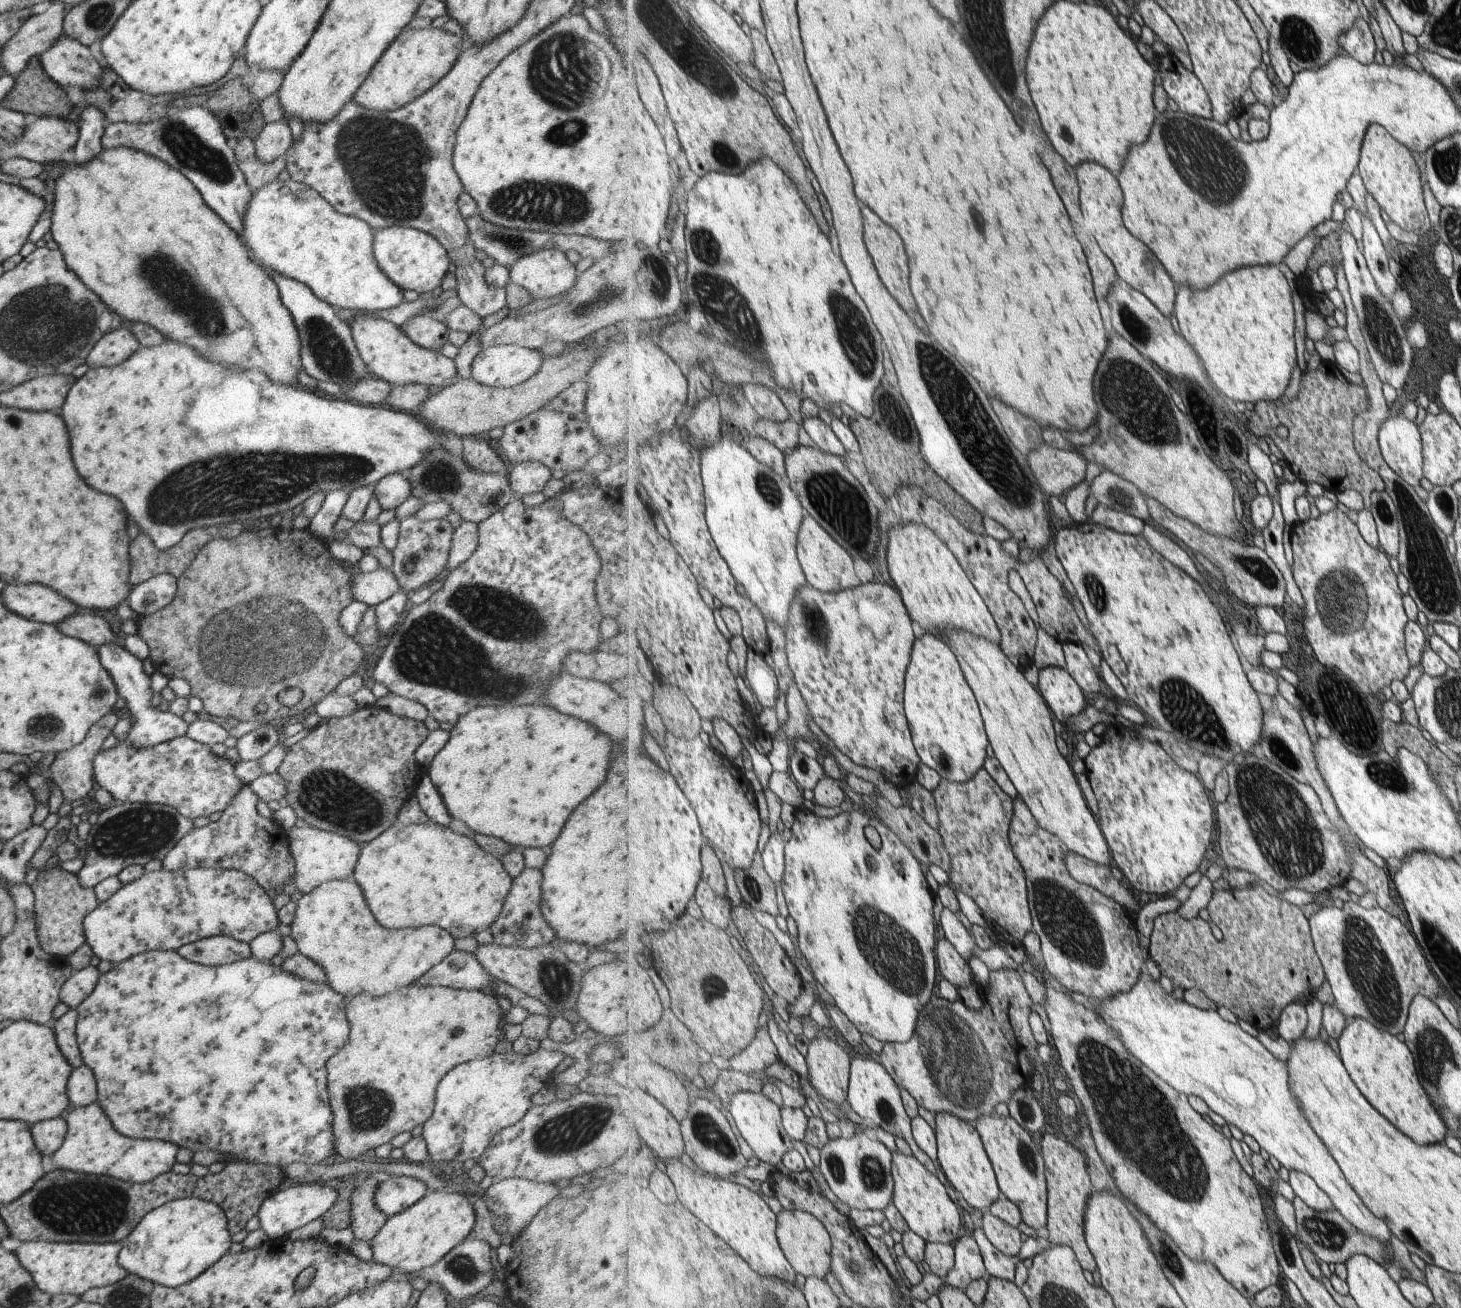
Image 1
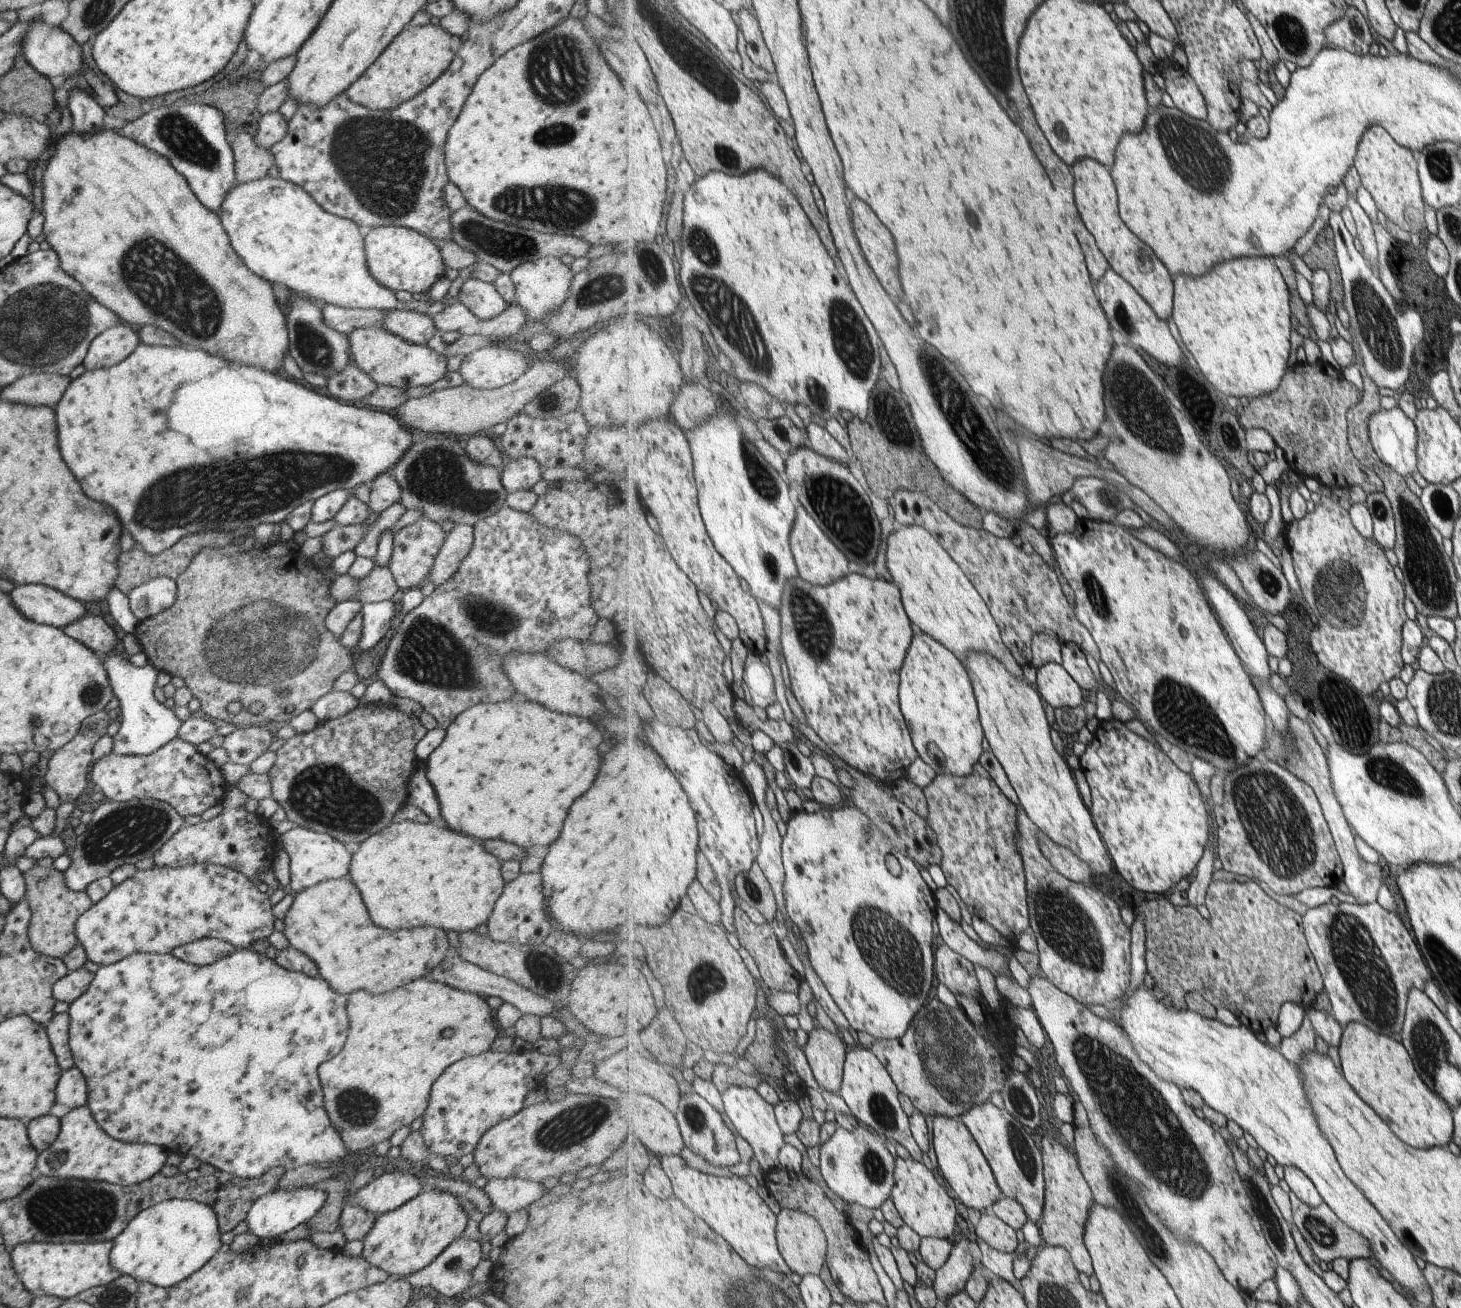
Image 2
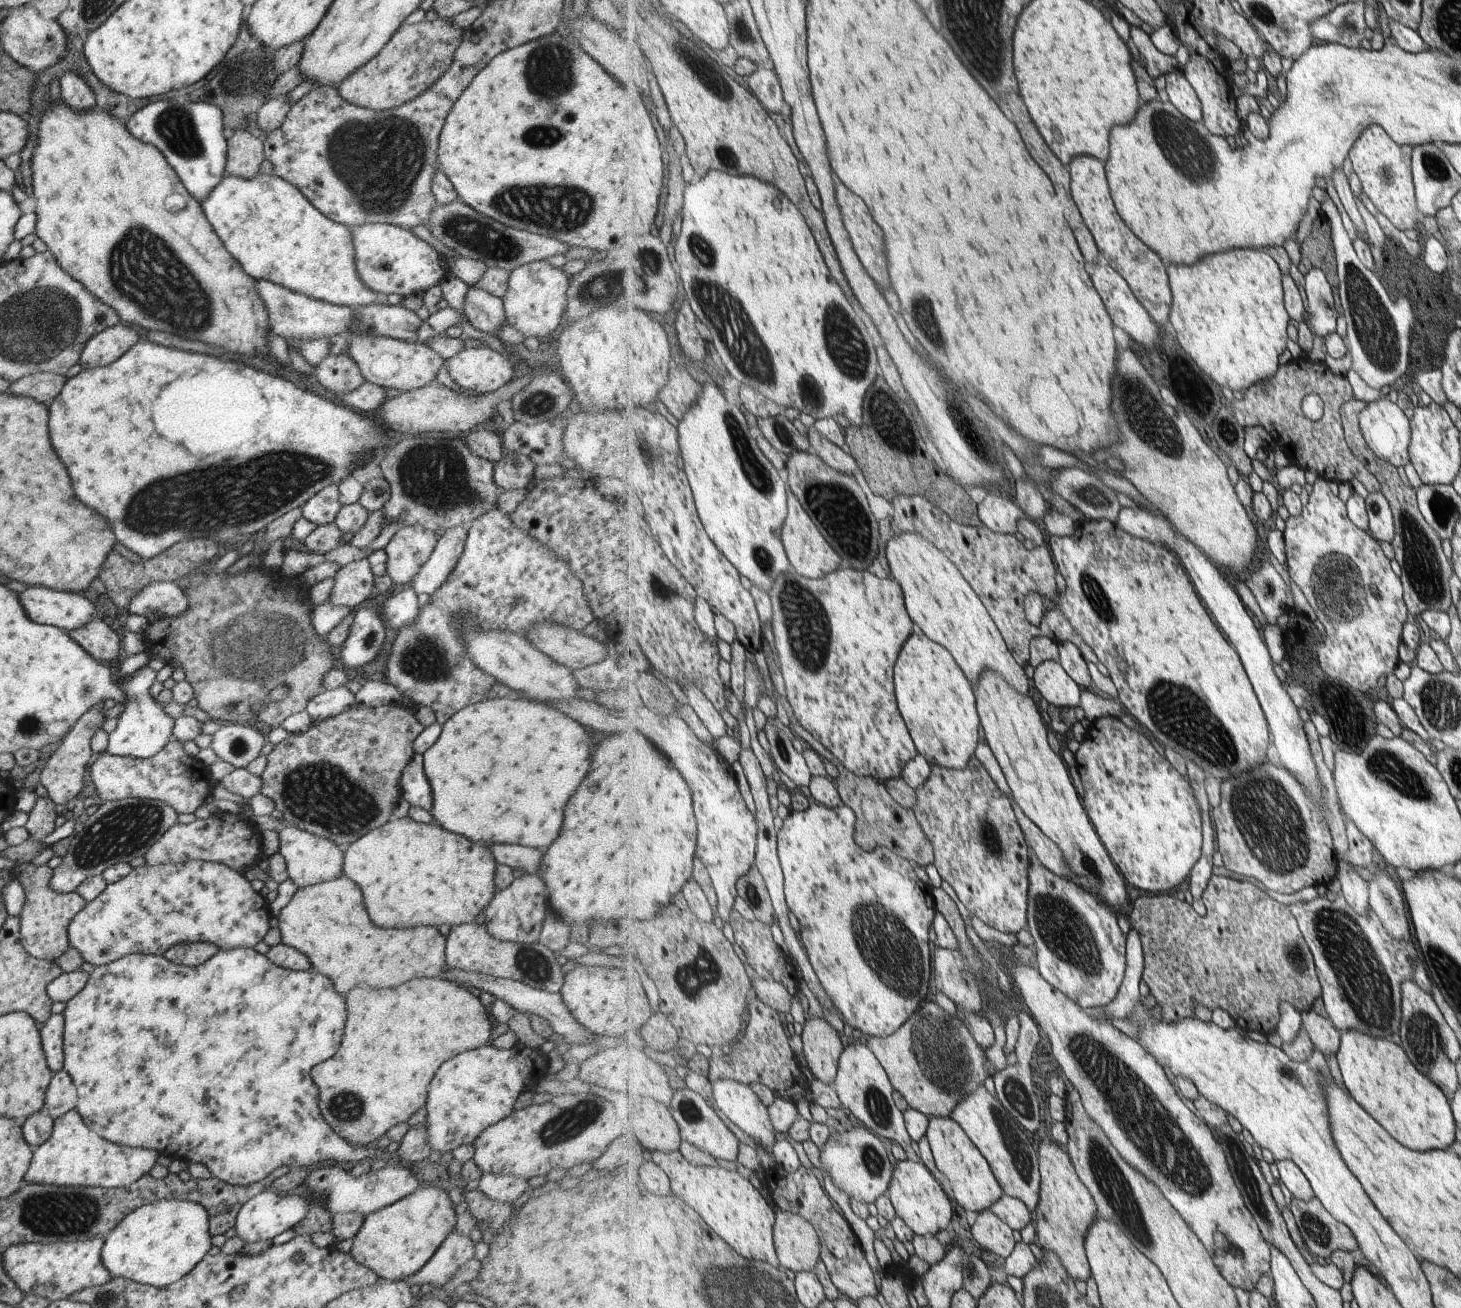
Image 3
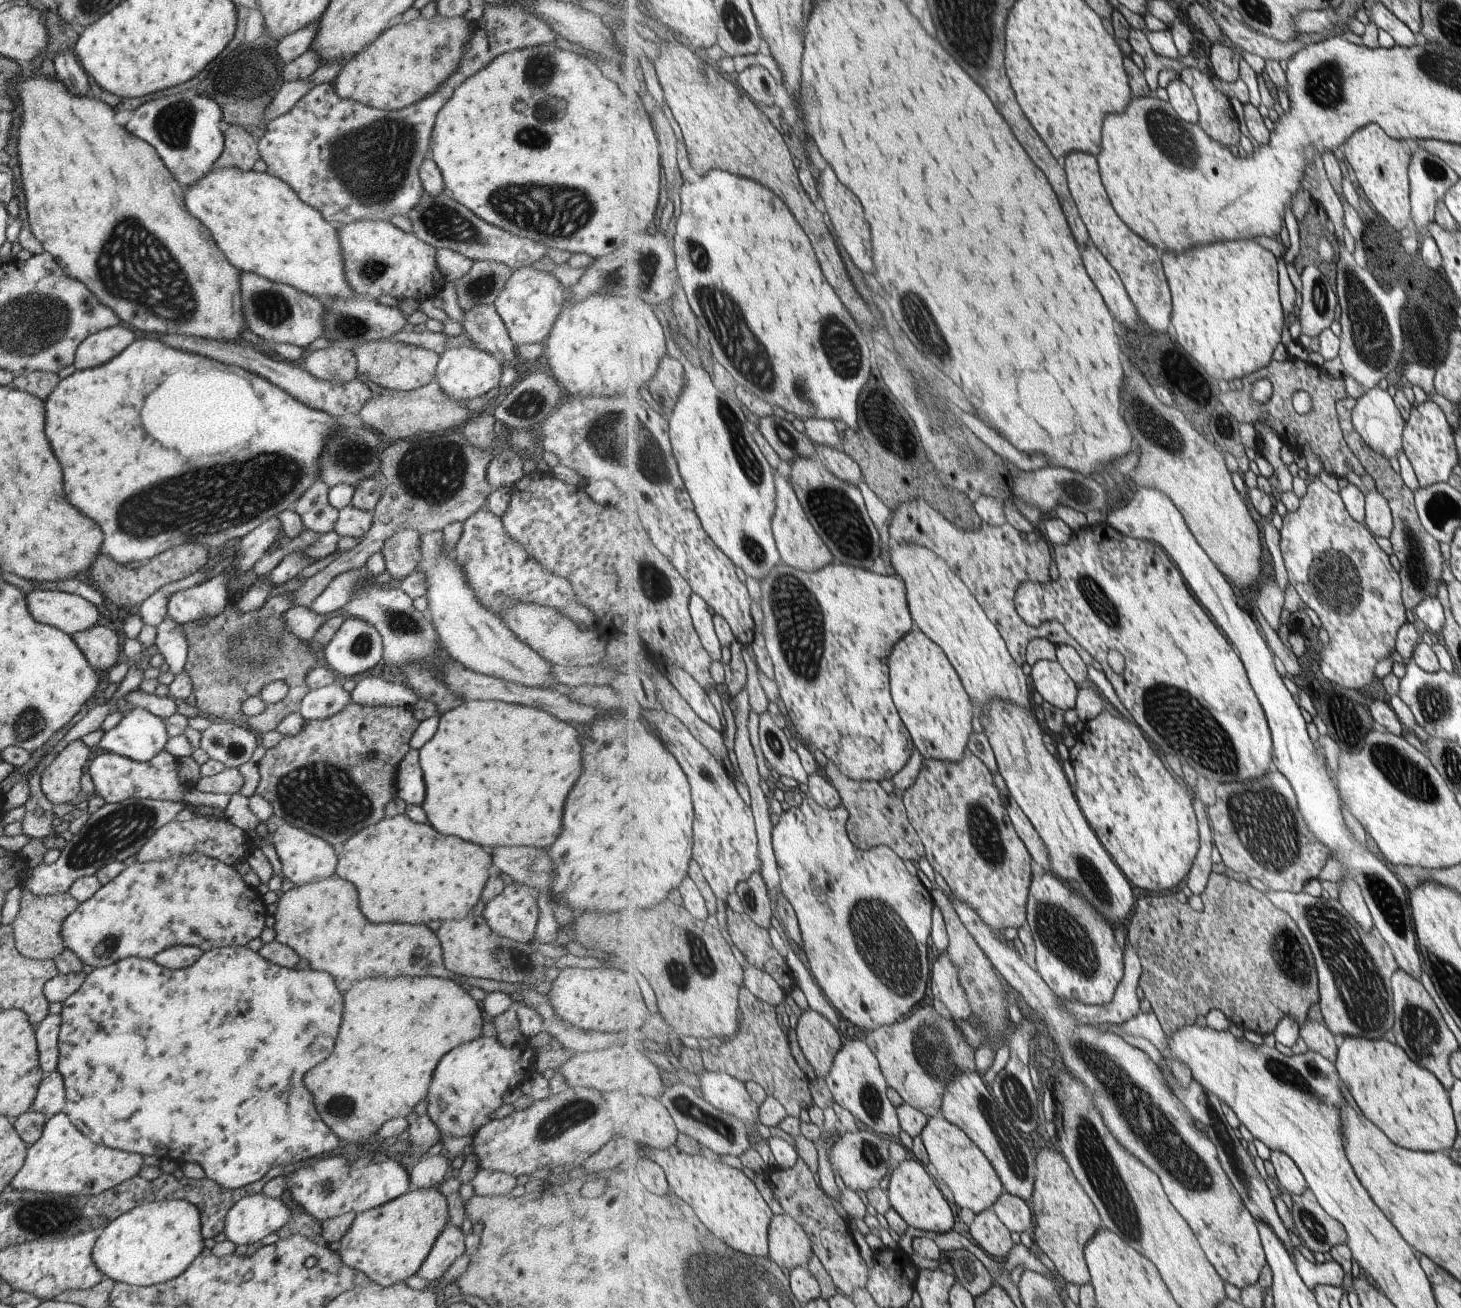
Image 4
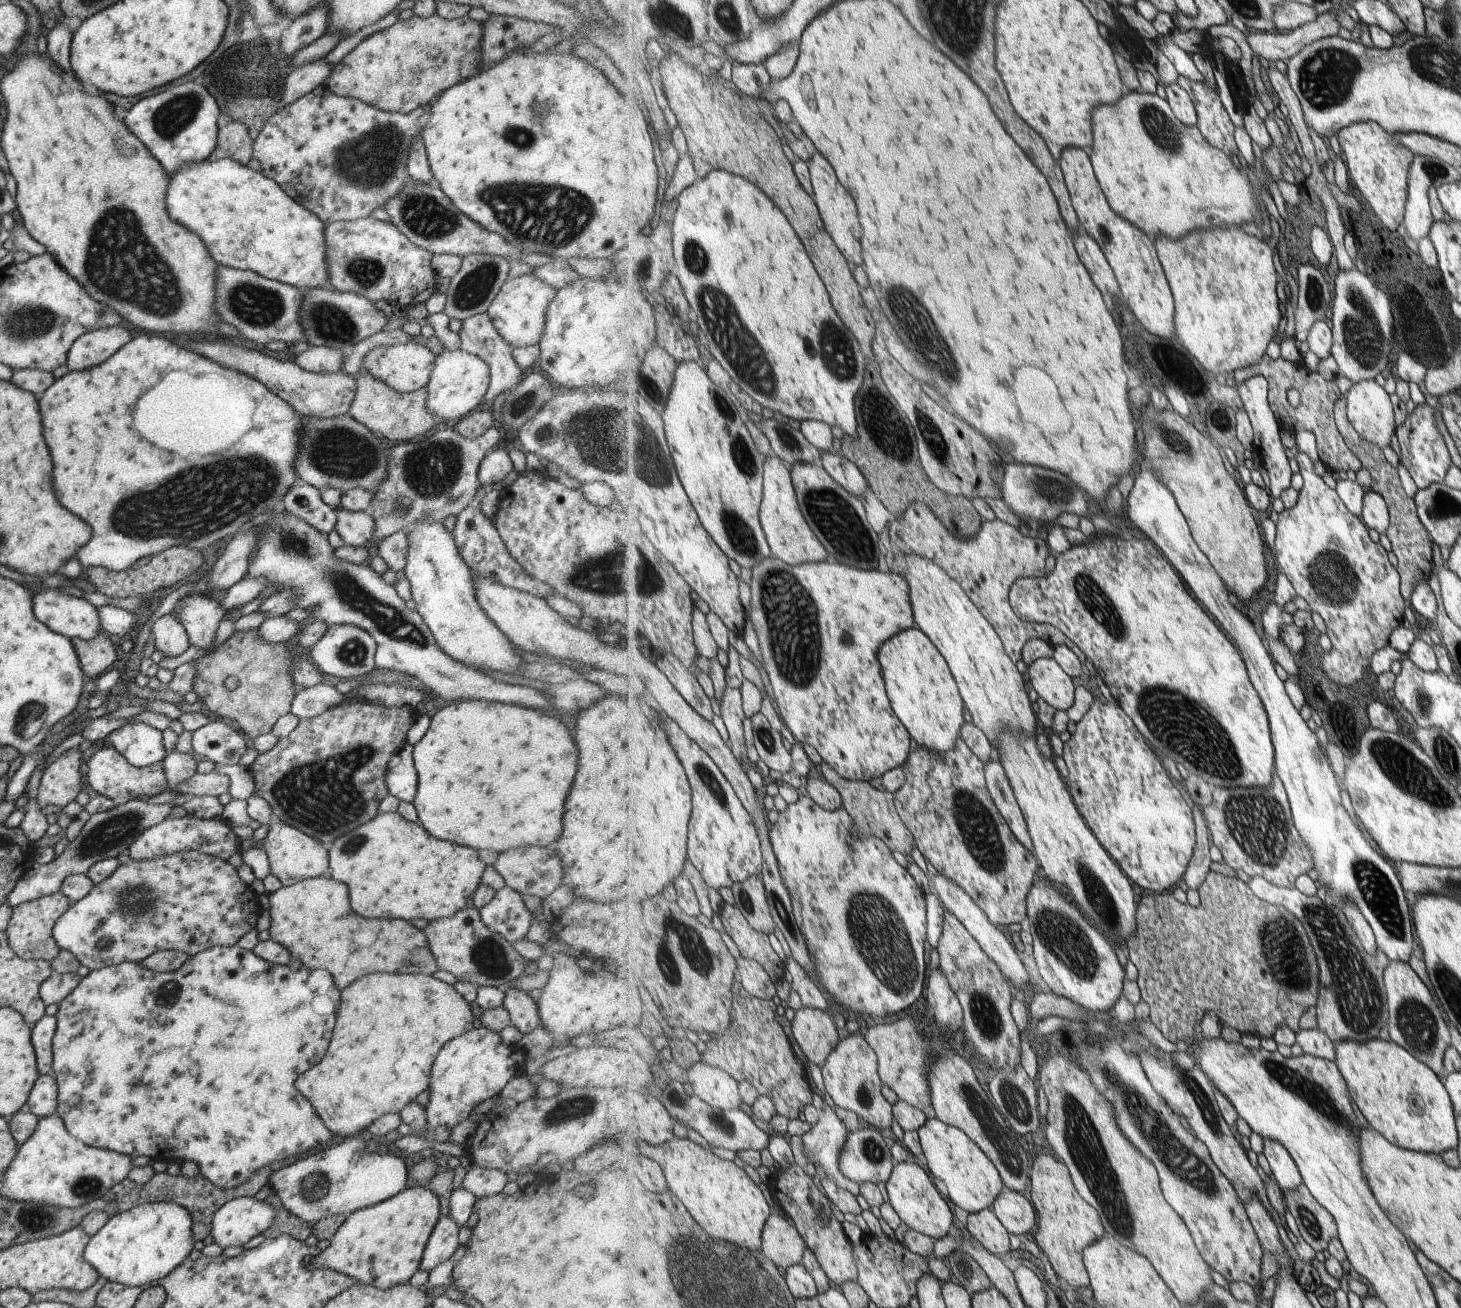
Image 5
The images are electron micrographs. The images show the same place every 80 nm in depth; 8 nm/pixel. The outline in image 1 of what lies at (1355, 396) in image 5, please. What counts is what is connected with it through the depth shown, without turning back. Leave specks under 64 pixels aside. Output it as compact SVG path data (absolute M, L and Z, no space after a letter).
M1401 413L1388 418L1380 430L1380 447L1393 470L1409 484L1421 486L1424 473L1424 444L1420 428Z

